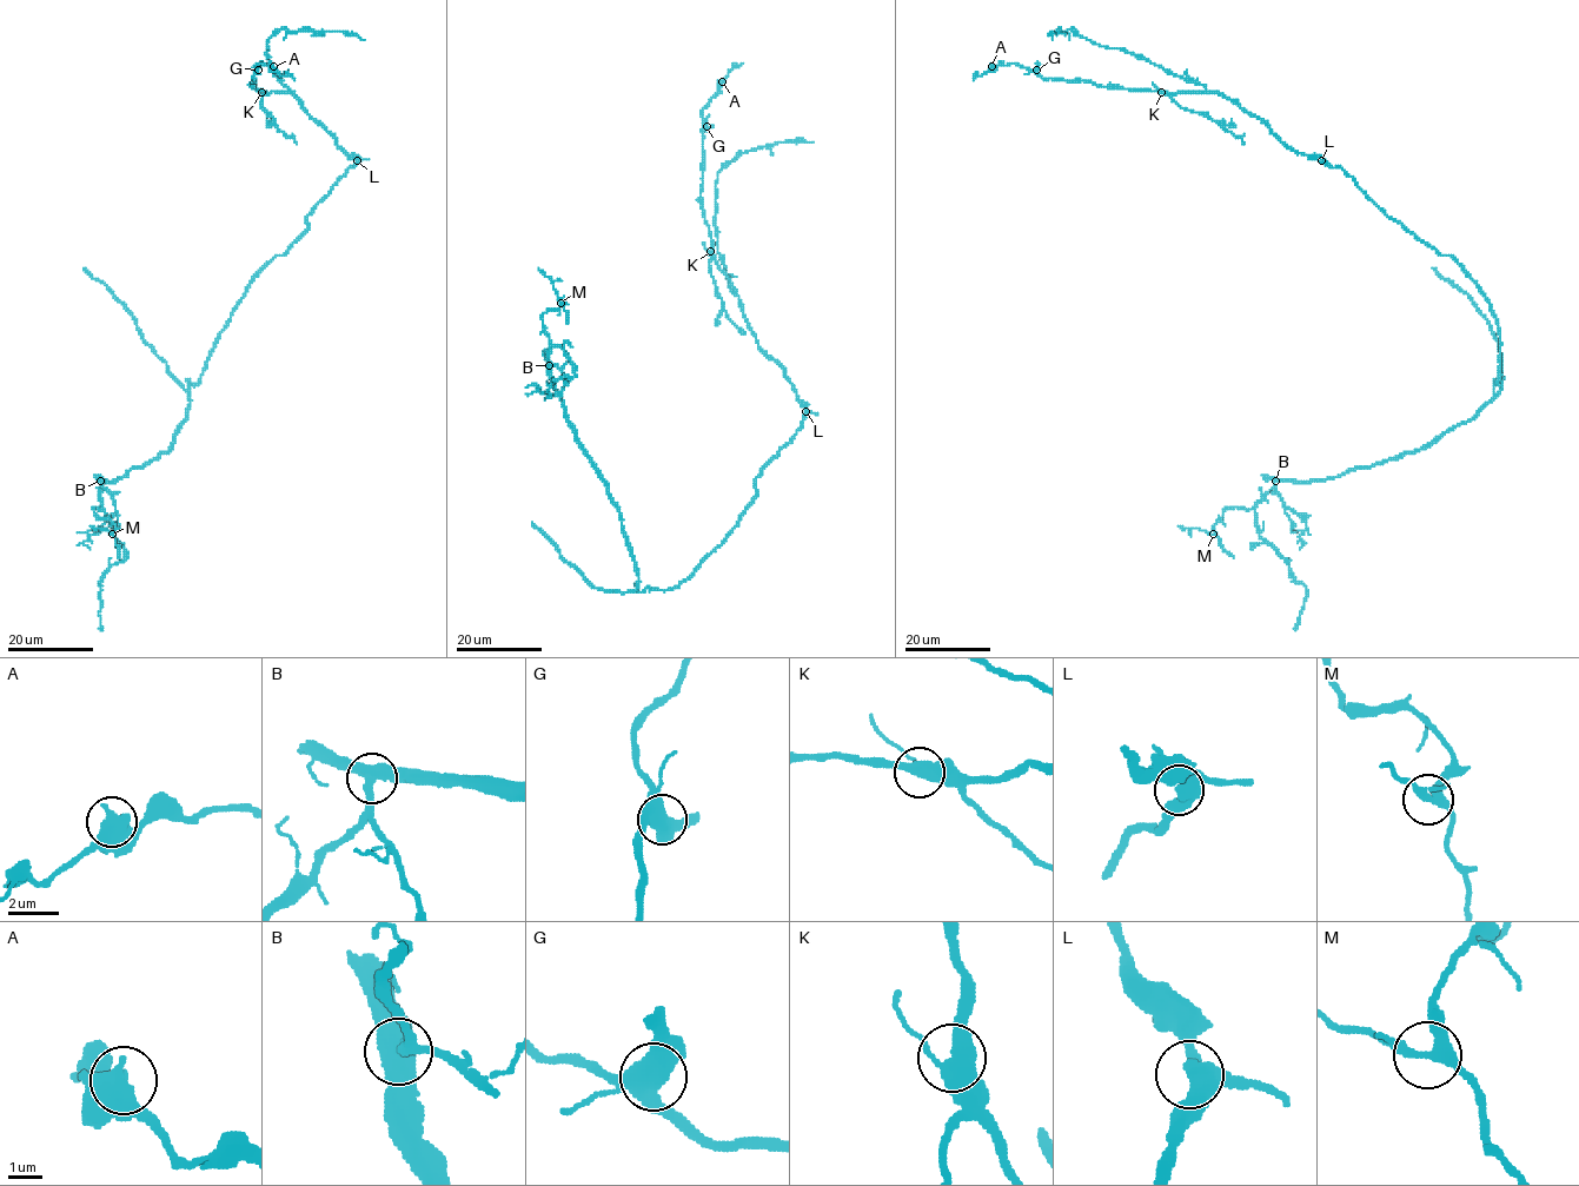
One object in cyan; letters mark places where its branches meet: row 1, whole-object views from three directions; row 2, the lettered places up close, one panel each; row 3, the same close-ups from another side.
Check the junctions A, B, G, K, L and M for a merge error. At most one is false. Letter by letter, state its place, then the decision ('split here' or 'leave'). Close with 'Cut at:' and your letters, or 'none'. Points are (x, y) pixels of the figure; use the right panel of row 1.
A: at (992, 66); leave
B: at (1275, 481); leave
G: at (1036, 70); leave
K: at (1161, 92); leave
L: at (1321, 160); leave
M: at (1213, 534); leave
Cut at: none

